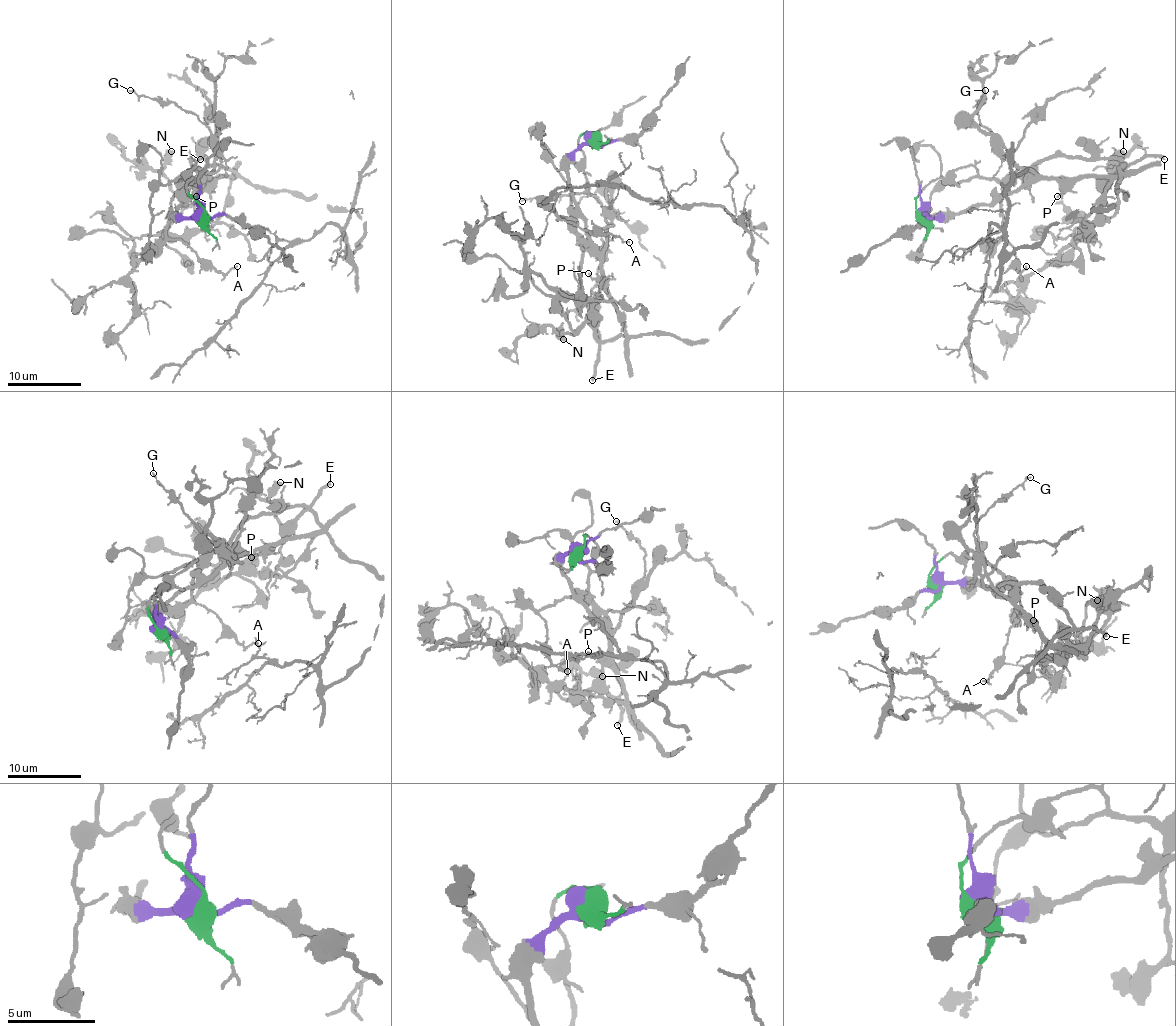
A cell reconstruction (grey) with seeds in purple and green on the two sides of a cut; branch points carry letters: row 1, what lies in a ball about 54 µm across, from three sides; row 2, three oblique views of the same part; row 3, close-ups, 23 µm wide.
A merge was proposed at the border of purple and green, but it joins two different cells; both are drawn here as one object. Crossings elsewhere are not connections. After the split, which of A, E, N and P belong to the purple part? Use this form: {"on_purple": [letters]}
{"on_purple": ["P"]}

